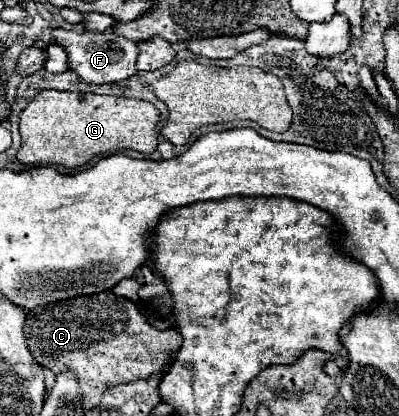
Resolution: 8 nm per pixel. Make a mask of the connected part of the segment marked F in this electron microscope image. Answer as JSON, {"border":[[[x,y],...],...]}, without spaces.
{"border":[[[53,29],[53,43],[61,45],[67,53],[69,69],[79,75],[83,83],[113,83],[127,79],[137,73],[135,59],[137,59],[137,43],[127,41],[121,35],[115,33],[81,33],[81,31],[67,31],[67,29]]]}

